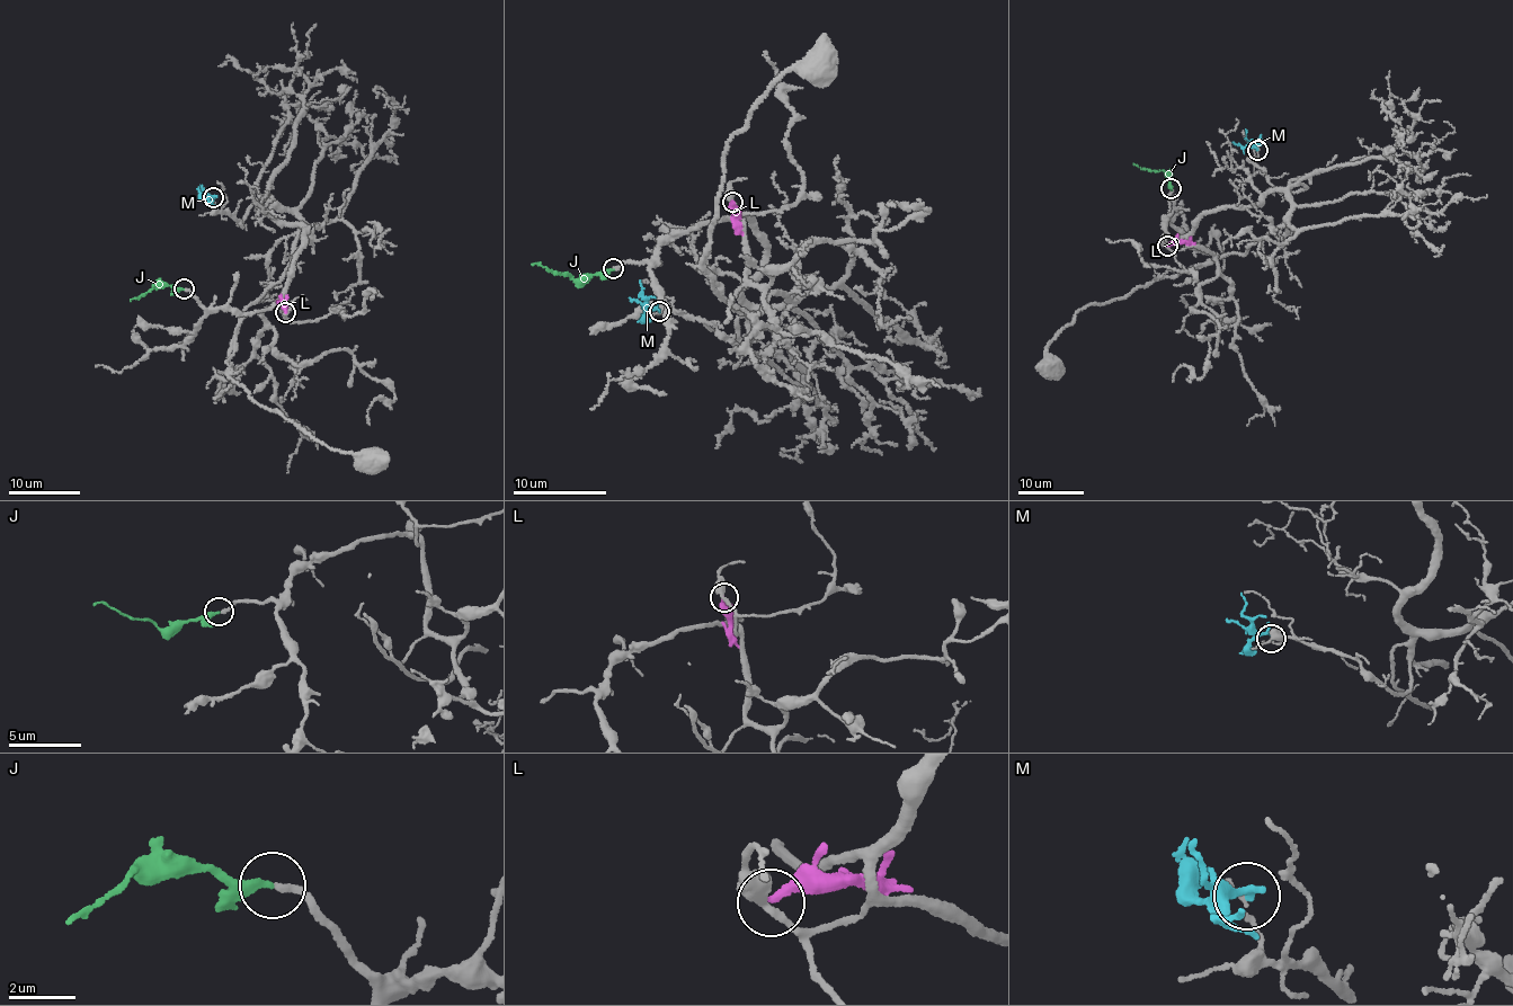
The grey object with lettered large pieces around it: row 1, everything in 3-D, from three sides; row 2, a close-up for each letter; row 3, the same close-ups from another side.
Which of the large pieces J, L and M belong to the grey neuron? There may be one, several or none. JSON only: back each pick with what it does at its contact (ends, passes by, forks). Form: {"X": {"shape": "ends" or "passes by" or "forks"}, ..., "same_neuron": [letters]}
{"J": {"shape": "ends"}, "same_neuron": ["J"]}

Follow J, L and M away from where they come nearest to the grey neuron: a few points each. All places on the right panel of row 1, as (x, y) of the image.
J: (1172, 188), (1164, 171), (1133, 165)
L: (1167, 246), (1185, 240), (1194, 243)
M: (1257, 150), (1233, 142)

